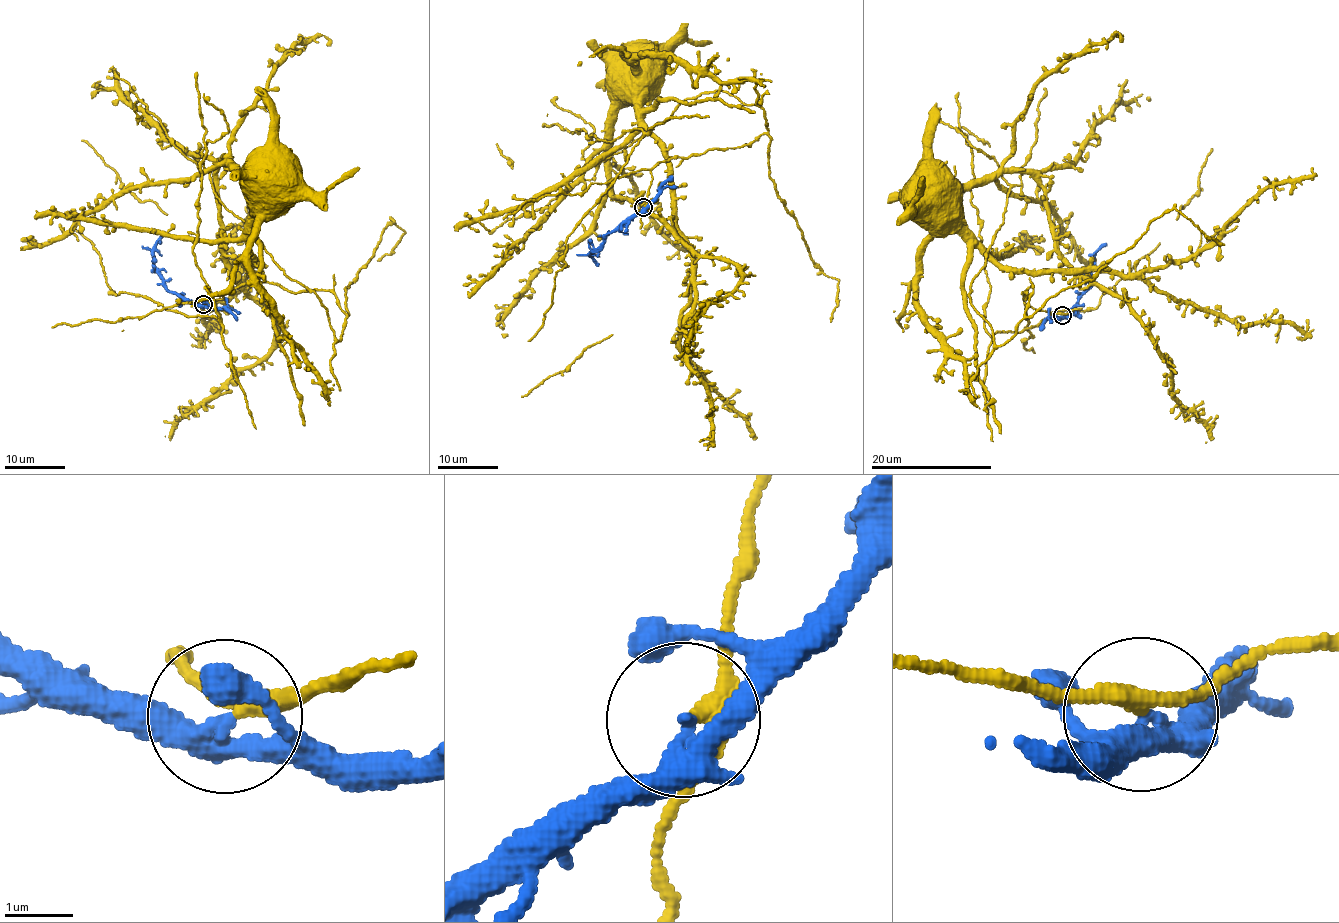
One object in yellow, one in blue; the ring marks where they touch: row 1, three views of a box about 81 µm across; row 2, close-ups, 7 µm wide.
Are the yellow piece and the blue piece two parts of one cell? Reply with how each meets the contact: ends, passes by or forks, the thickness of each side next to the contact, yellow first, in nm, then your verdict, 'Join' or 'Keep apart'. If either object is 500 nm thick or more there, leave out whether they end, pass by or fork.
At the ring yellow passes by. At the ring blue forks. Thickness 220 nm (yellow) against 220 nm. Keep apart

